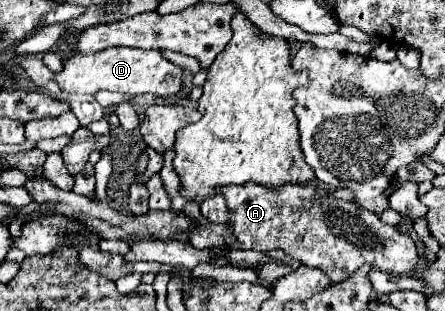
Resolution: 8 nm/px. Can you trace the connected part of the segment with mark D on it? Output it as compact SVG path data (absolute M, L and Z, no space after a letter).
M109 47L91 55L75 53L63 59L63 69L55 73L57 85L65 93L89 93L95 95L97 91L119 91L129 97L153 93L159 97L173 97L181 89L181 69L167 61L159 51L143 51L143 49L129 49L129 47Z

